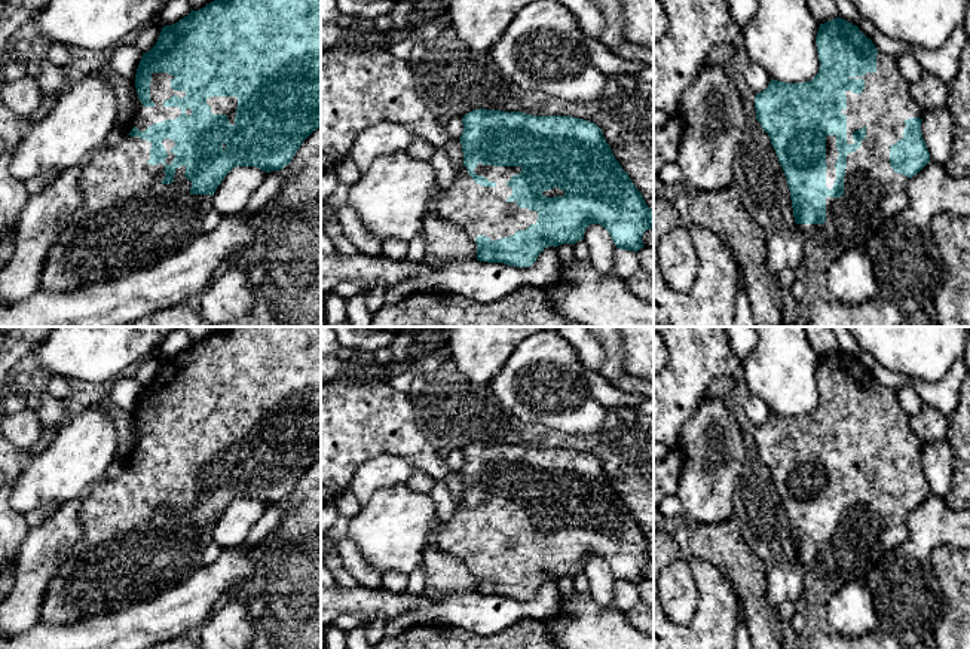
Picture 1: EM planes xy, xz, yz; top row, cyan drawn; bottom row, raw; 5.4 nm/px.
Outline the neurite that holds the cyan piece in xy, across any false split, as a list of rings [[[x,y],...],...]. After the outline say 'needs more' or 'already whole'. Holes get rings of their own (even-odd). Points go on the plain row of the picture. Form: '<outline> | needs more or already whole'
[[[226,327],[172,358],[165,358],[156,377],[140,394],[135,407],[138,441],[123,459],[125,465],[116,478],[102,478],[82,498],[79,520],[83,529],[71,555],[61,564],[45,590],[40,621],[52,625],[68,625],[91,616],[101,616],[126,609],[131,604],[154,599],[189,579],[202,563],[202,552],[212,541],[212,527],[224,509],[236,499],[255,499],[261,503],[279,503],[287,499],[303,474],[321,459],[321,327]]] | needs more

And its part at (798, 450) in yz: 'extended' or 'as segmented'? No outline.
extended

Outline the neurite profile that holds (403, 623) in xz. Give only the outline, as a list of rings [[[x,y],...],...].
[[[417,612],[403,613],[401,616],[391,619],[385,627],[385,636],[397,636],[414,624],[417,624],[419,615]]]

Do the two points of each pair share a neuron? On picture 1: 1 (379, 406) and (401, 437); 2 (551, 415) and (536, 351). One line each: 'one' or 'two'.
1: one
2: one

